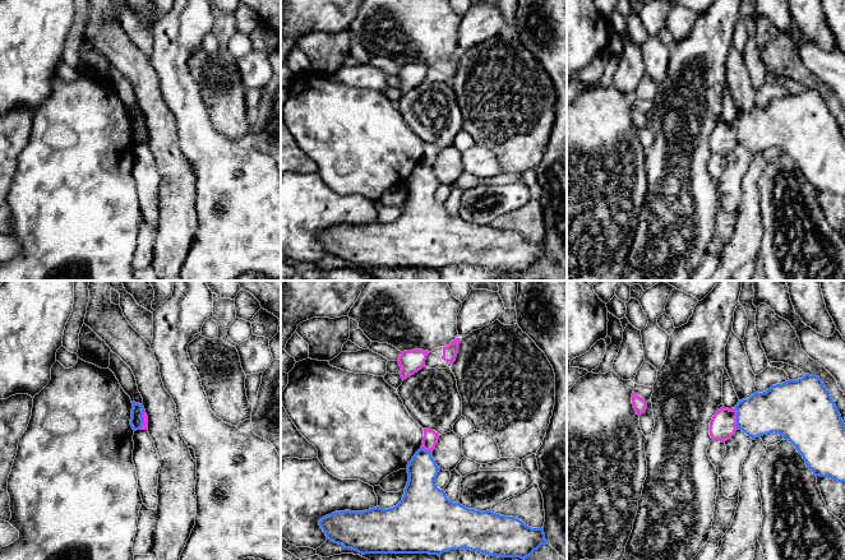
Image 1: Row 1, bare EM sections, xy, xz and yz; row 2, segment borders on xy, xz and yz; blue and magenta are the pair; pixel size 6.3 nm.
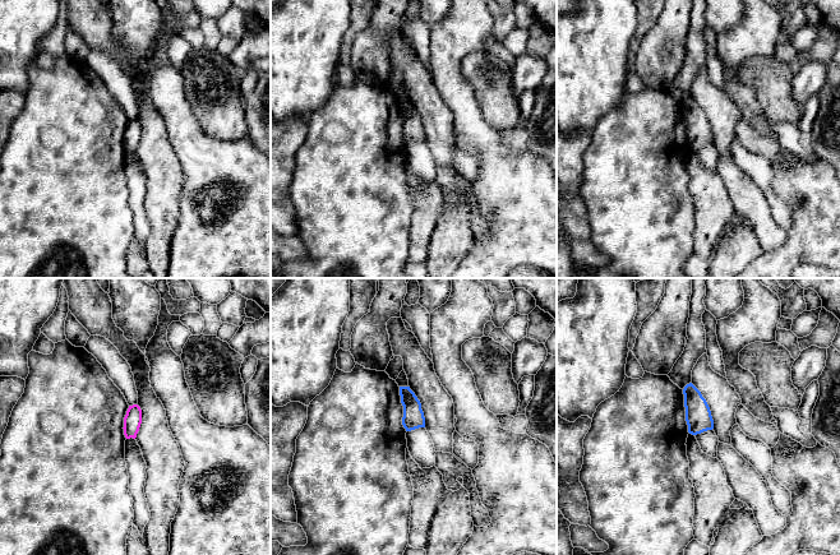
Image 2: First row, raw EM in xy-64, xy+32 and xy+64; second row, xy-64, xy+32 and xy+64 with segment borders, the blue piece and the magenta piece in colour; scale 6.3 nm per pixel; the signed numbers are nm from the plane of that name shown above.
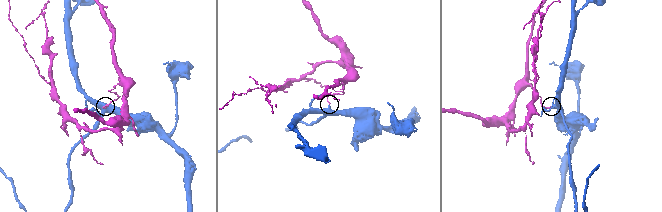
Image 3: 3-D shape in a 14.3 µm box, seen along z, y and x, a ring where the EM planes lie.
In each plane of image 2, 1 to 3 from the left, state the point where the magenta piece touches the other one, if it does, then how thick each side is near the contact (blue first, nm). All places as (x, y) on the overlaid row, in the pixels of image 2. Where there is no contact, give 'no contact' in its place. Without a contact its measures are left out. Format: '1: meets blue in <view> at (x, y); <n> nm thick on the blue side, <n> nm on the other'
1: no contact
2: no contact
3: no contact

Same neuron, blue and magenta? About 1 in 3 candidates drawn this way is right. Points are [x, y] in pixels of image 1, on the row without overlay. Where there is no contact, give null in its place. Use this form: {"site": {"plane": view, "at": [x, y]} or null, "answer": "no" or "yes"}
{"site": {"plane": "yz", "at": [737, 133]}, "answer": "no"}

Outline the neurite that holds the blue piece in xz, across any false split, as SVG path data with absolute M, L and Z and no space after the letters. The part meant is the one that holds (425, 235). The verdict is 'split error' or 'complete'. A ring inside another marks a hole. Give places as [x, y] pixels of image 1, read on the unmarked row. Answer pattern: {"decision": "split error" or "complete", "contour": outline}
{"decision": "complete", "contour": "M419 163L407 179L408 195L402 214L393 222L379 221L364 226L334 226L323 231L319 240L327 254L359 268L429 268L440 270L451 264L471 264L498 272L521 272L526 274L545 254L544 241L531 242L514 231L504 231L491 225L468 223L452 217L445 207L437 202L440 182L433 167Z"}

